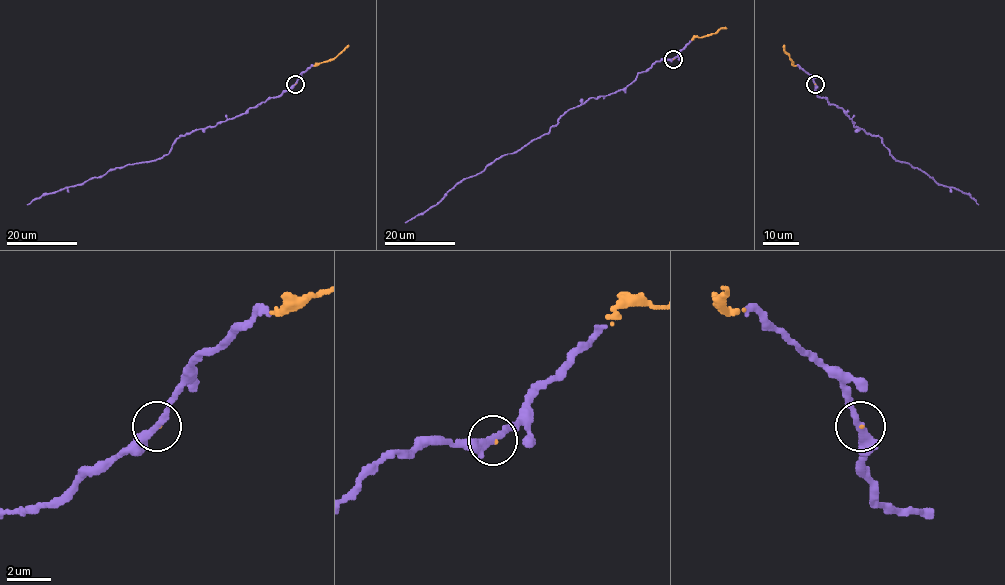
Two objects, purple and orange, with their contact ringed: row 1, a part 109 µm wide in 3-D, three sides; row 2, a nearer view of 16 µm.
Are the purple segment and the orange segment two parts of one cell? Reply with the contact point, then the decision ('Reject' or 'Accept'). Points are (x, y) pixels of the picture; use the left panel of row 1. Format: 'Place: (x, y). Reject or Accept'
Place: (295, 84). Accept

